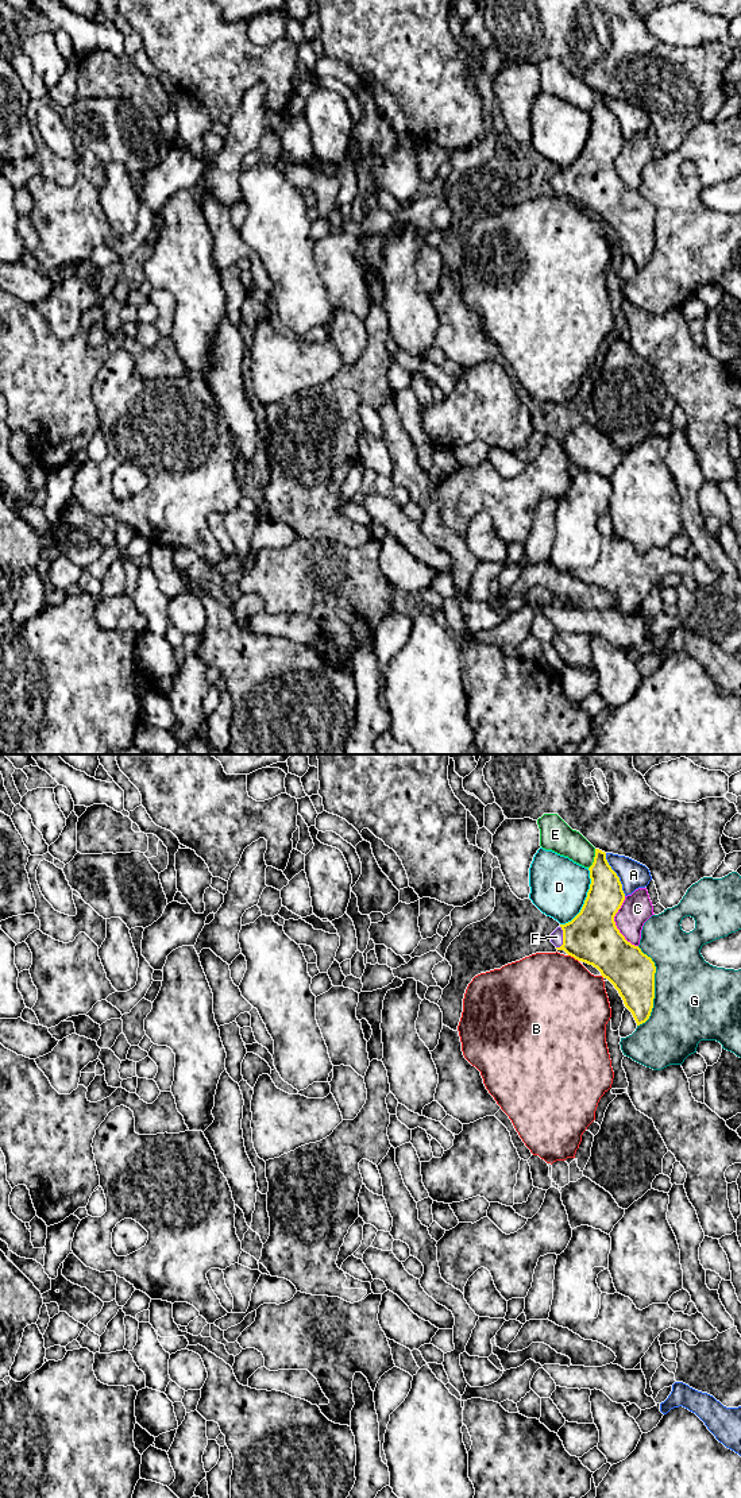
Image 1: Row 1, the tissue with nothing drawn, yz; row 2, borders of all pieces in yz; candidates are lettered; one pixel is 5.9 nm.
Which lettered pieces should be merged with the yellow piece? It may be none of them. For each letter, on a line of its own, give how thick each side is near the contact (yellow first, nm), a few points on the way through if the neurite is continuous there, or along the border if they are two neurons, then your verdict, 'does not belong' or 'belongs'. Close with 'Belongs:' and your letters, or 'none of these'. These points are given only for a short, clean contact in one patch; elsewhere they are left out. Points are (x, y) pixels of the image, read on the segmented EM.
A: 220 nm thick on the yellow side, 160 nm on the other; does not belong
B: 320 nm thick on the yellow side, 480 nm on the other; does not belong
C: 320 nm thick on the yellow side, 180 nm on the other; does not belong
D: 320 nm thick on the yellow side, 340 nm on the other; does not belong
E: 220 nm thick on the yellow side, 180 nm on the other; does not belong
F: 320 nm thick on the yellow side, 80 nm on the other; runs through yz (591, 937), (563, 938), (556, 937); belongs
G: 260 nm thick on the yellow side, 460 nm on the other; does not belong
Belongs: F

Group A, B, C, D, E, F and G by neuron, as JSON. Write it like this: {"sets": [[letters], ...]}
{"sets": [["A"], ["B"], ["C"], ["D"], ["E"], ["F"], ["G"]]}

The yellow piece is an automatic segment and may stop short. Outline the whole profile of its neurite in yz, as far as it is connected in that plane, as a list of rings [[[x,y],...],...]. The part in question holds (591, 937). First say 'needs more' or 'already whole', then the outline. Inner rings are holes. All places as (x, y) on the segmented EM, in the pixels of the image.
needs more; [[[595,849],[590,870],[590,889],[580,912],[568,923],[560,924],[549,937],[557,950],[564,950],[578,961],[597,968],[618,991],[625,1007],[632,1012],[637,1026],[645,1023],[653,1008],[656,966],[638,946],[625,939],[615,926],[614,916],[621,908],[625,893],[617,873],[606,860],[606,853]]]

